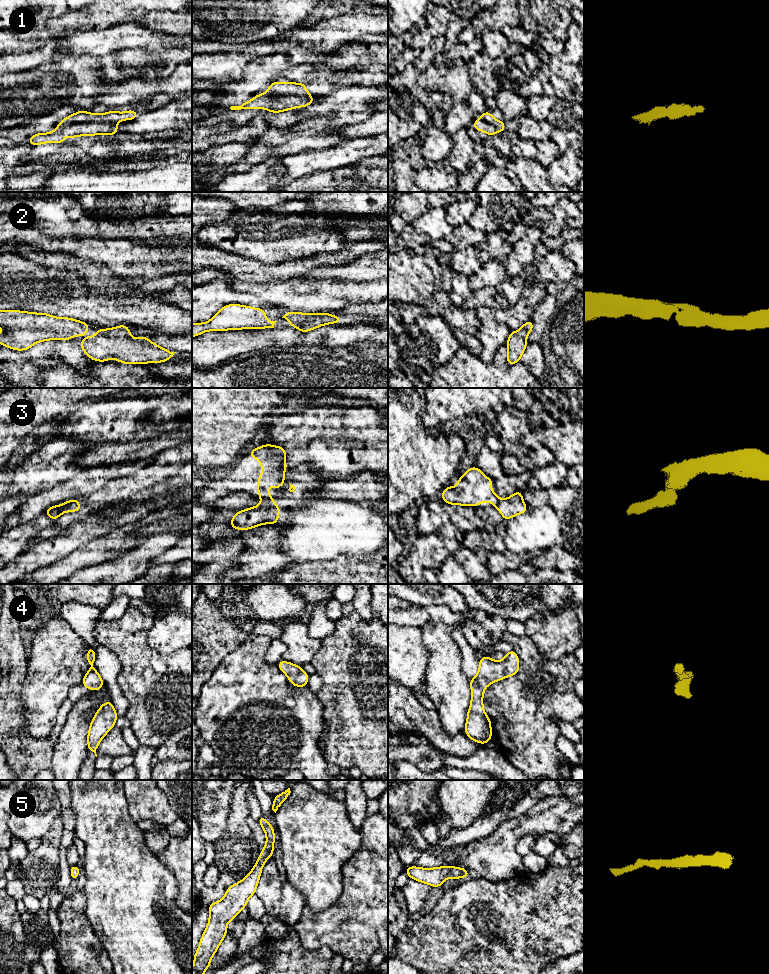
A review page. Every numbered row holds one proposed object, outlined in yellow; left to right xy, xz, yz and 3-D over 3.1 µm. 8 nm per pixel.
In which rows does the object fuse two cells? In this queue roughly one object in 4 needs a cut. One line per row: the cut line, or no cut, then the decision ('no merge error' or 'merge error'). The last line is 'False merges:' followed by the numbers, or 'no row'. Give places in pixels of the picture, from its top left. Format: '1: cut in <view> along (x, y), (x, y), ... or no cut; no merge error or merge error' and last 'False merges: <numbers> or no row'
1: no cut; no merge error
2: no cut; no merge error
3: cut in xz along (269, 497), (262, 499); merge error
4: no cut; no merge error
5: no cut; no merge error
False merges: 3

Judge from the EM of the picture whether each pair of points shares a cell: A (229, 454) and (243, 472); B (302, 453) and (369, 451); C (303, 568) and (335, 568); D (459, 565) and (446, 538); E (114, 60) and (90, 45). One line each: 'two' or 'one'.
A: two
B: one
C: one
D: two
E: two

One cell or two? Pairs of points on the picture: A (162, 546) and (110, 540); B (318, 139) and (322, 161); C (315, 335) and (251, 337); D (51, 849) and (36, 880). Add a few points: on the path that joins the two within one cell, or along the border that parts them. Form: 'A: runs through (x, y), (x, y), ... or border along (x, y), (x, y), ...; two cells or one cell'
A: border along (144, 538), (136, 546), (119, 553); two cells
B: border along (329, 146), (323, 149), (308, 149), (297, 154); two cells
C: runs through (299, 338), (267, 338); one cell
D: runs through (46, 857), (39, 872); one cell

